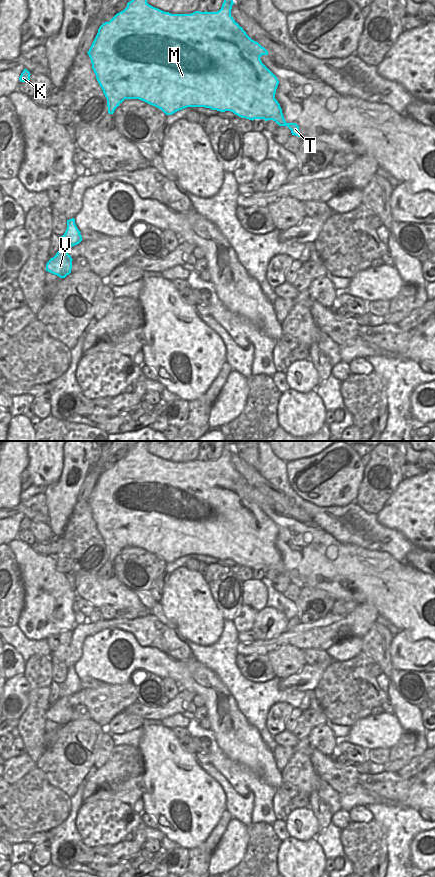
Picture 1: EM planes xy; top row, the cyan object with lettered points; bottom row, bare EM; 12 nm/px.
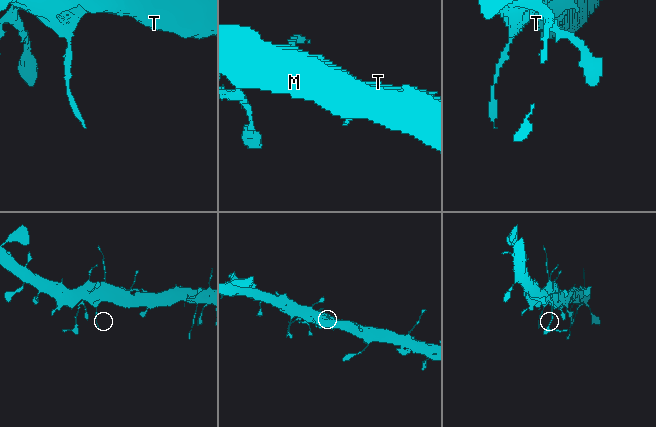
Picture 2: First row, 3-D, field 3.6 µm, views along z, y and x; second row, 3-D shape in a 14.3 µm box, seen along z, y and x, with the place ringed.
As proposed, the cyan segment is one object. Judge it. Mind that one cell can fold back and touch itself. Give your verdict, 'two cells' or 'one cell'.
one cell

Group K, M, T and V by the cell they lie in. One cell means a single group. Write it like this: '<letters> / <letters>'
K M T V

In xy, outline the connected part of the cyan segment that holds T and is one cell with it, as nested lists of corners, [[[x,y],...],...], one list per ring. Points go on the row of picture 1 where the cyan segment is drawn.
[[[131,0],[127,3],[127,7],[117,13],[109,22],[103,23],[87,52],[92,63],[92,69],[96,75],[96,79],[103,90],[107,99],[108,113],[113,114],[115,109],[125,99],[139,99],[152,106],[161,109],[166,115],[172,115],[175,112],[187,107],[205,107],[220,112],[231,111],[235,115],[249,120],[264,119],[265,121],[273,120],[279,126],[287,126],[292,135],[300,137],[299,126],[296,123],[287,123],[284,119],[280,104],[275,99],[276,89],[279,81],[277,77],[262,63],[260,57],[268,55],[268,51],[258,42],[252,40],[242,27],[235,22],[231,16],[233,0],[224,0],[222,7],[217,12],[200,12],[195,11],[191,14],[171,14],[155,8],[147,3],[147,0]]]

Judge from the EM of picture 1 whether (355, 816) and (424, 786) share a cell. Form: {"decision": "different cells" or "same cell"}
{"decision": "different cells"}

